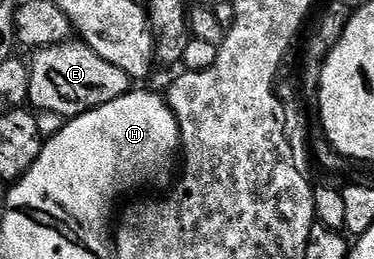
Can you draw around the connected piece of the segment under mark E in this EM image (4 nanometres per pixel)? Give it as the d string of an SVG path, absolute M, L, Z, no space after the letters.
M82 41L40 47L29 59L29 93L27 98L36 112L48 111L64 117L84 115L86 111L109 105L117 97L132 90L133 80L117 65L109 65L105 57L97 57Z

